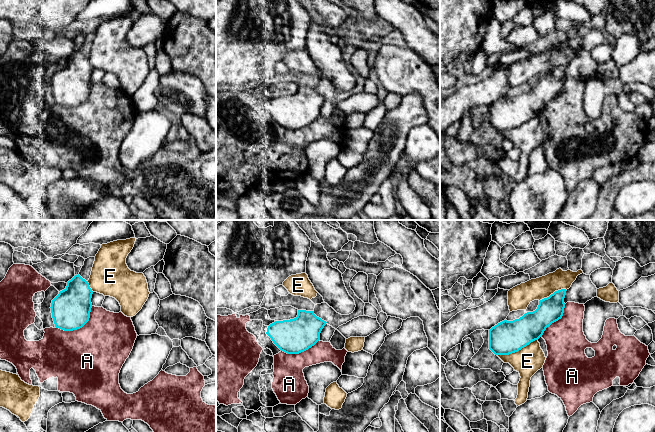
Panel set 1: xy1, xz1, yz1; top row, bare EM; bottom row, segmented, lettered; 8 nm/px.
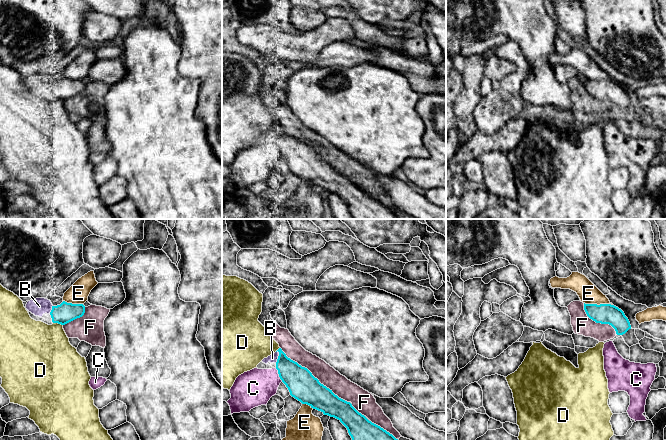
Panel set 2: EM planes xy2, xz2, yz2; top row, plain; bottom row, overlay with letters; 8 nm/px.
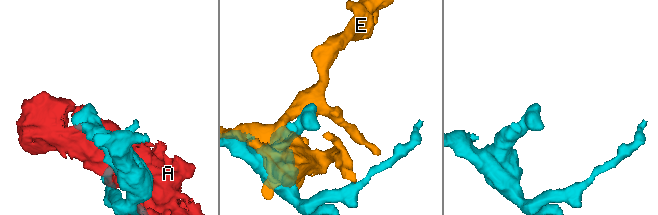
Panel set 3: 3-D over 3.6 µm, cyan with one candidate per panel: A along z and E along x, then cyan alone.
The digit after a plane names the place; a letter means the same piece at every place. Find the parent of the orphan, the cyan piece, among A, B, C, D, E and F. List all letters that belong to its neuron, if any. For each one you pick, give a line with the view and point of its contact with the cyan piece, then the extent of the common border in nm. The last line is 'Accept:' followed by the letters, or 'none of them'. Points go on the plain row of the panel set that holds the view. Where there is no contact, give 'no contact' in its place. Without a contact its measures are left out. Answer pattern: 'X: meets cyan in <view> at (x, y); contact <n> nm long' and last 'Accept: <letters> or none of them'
B: meets cyan in xz2 at (278, 133); contact 110 nm long
Accept: B

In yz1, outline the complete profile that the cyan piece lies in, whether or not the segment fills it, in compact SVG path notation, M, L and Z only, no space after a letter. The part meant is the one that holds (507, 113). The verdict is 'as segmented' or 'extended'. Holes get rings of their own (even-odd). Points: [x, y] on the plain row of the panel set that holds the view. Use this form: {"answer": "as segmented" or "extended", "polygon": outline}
{"answer": "as segmented", "polygon": "M555 67L540 76L535 87L527 88L513 97L504 96L492 103L489 106L489 125L495 131L509 131L542 113L547 103L562 94L566 67Z"}

